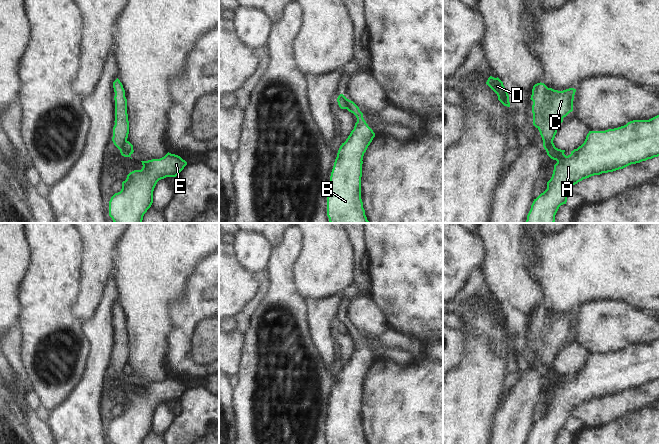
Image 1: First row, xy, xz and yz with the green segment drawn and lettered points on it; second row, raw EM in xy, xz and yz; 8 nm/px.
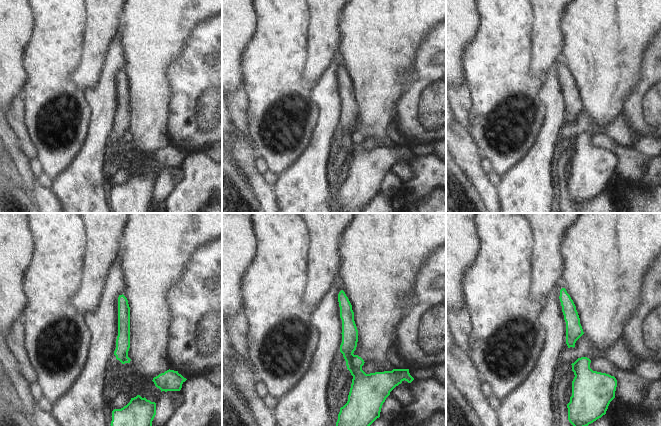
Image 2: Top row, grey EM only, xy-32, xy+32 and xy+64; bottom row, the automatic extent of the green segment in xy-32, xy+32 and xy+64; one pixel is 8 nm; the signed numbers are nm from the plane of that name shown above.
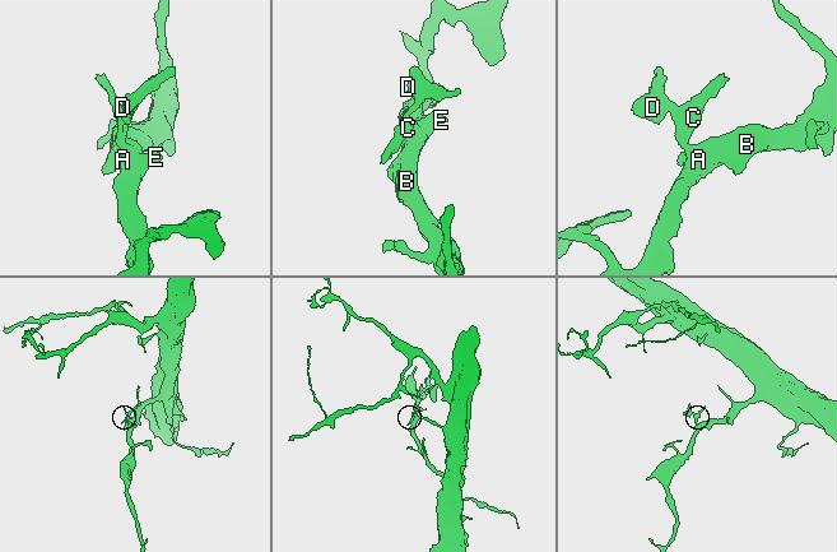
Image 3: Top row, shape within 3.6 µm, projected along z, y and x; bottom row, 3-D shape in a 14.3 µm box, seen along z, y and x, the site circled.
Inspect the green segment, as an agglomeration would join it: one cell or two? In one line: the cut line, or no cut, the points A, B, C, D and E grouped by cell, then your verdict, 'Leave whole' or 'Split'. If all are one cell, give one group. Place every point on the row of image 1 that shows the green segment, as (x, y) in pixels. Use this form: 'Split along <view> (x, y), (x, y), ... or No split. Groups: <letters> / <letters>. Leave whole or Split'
Split along xy (126, 140), (119, 149). Groups: A B E / C D. Split.

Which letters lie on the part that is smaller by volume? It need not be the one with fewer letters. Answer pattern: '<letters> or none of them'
C, D

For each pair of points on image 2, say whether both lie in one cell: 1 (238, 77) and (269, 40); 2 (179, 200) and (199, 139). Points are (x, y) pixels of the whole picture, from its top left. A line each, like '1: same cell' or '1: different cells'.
1: different cells
2: different cells

